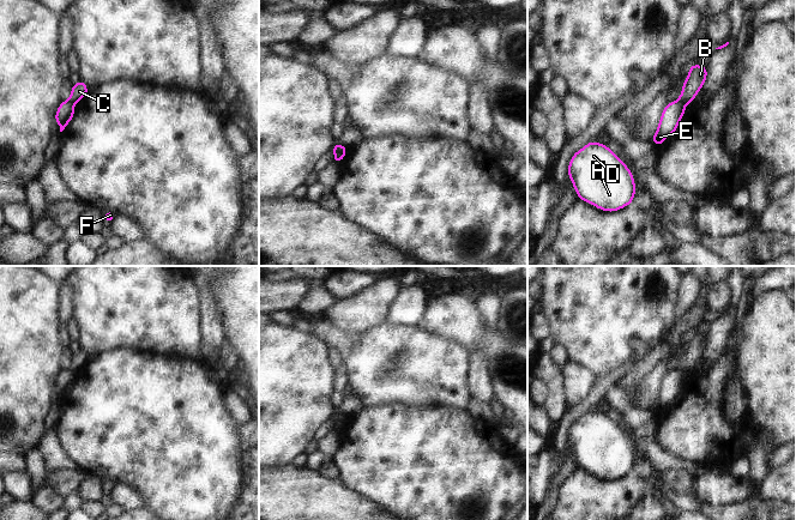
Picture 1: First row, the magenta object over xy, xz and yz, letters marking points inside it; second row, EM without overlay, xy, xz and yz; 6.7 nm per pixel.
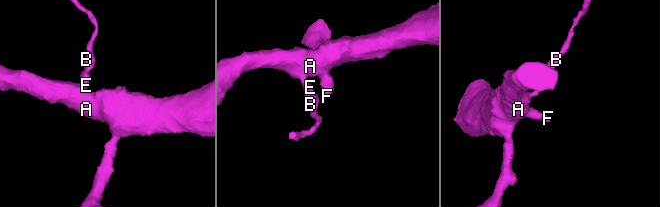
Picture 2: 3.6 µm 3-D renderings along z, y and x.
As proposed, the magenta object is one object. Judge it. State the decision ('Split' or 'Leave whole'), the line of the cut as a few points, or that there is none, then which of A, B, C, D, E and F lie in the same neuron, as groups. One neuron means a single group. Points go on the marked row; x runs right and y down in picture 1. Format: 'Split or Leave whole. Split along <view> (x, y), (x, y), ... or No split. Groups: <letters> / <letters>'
Split. Split along yz (676, 100), (685, 104). Groups: A D E F / B C

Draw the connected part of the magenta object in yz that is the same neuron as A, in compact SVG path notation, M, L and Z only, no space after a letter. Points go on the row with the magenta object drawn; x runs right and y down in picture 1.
M597 141L587 143L572 156L568 177L578 199L602 211L621 210L635 196L631 169L607 145Z

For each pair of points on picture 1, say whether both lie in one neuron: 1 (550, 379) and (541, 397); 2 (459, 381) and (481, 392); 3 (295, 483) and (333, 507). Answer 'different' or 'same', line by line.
1: different
2: different
3: same

